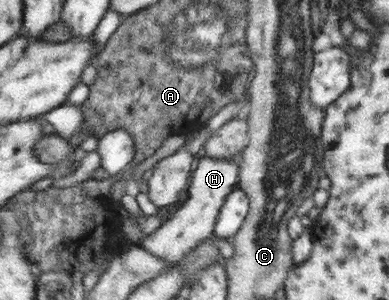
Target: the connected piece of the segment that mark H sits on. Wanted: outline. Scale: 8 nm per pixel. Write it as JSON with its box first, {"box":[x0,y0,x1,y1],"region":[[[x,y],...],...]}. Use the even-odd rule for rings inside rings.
{"box":[140,156,240,262],"region":[[[204,156],[198,160],[187,188],[189,196],[186,201],[173,216],[164,220],[162,226],[145,236],[140,246],[167,262],[181,262],[199,244],[215,235],[217,220],[225,201],[240,184],[240,168],[235,160],[225,158]]]}

